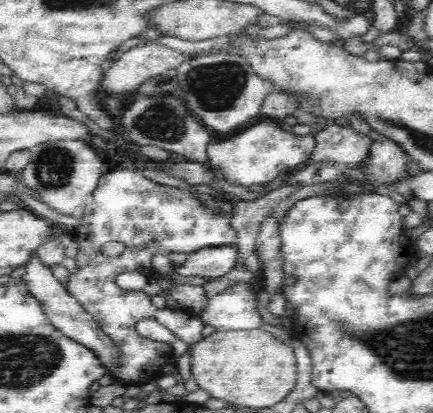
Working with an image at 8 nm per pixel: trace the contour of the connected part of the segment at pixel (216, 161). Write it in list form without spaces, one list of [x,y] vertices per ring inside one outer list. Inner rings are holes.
[[[264,120],[258,126],[252,126],[244,134],[226,138],[226,142],[213,140],[209,146],[208,164],[228,175],[228,182],[250,187],[252,184],[268,184],[281,172],[293,170],[304,160],[311,158],[315,145],[314,136],[298,136],[282,130],[274,120]]]

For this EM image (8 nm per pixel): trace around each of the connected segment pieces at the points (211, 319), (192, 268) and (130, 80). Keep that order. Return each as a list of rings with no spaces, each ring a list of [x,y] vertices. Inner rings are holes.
[[[238,282],[209,298],[196,314],[208,328],[218,331],[252,330],[262,320],[256,312],[256,292],[246,282]]]
[[[234,244],[199,248],[186,254],[184,262],[172,263],[171,270],[180,277],[202,276],[204,279],[214,279],[230,272],[235,260]]]
[[[144,40],[112,57],[112,66],[103,74],[102,87],[108,93],[129,93],[162,71],[178,68],[185,59],[184,53],[162,42]]]

